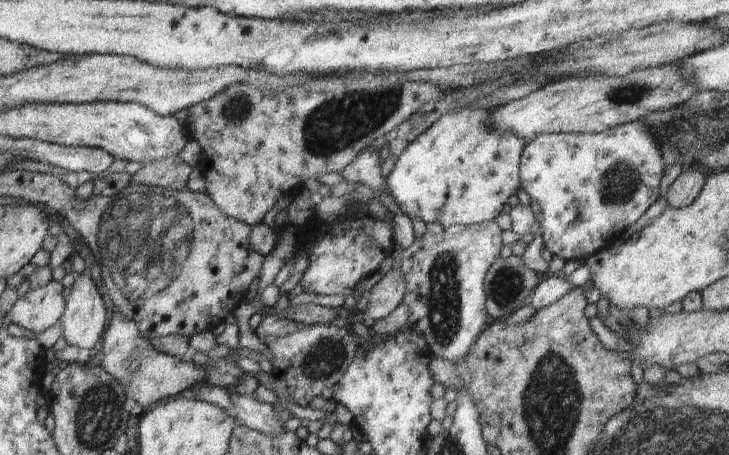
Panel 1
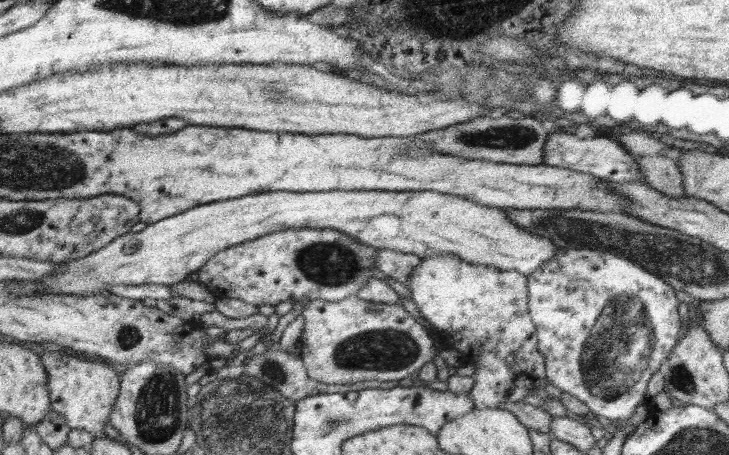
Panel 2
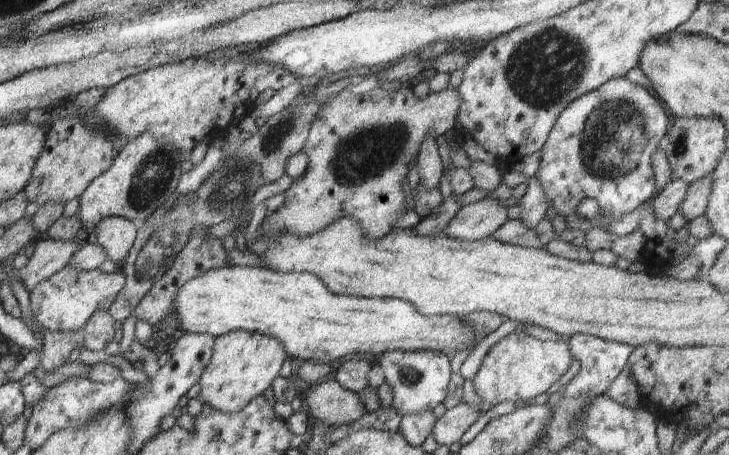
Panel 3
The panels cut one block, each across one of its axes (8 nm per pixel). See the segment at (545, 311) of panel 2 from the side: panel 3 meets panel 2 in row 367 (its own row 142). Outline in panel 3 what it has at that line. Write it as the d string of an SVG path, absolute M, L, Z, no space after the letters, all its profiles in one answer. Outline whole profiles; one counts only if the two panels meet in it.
M621 77L610 80L600 89L591 91L590 93L583 95L580 99L574 100L560 116L558 116L556 124L554 124L554 127L542 148L542 159L540 160L540 166L538 166L538 170L534 176L540 182L547 206L549 208L554 208L558 215L564 218L567 229L571 229L573 232L580 230L586 233L594 227L590 221L580 219L575 212L577 207L587 199L594 200L598 204L602 221L606 221L610 218L614 221L615 219L620 219L622 216L635 212L642 204L650 203L650 201L658 194L659 191L656 187L653 174L652 156L659 150L662 140L667 136L669 122L668 115L668 110L653 92L647 91L644 87L640 87L630 82L626 77Z

